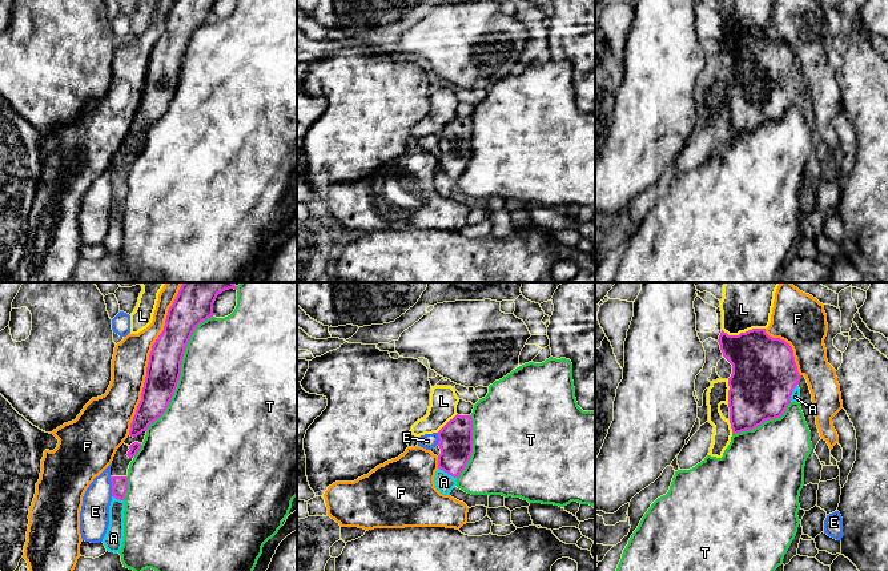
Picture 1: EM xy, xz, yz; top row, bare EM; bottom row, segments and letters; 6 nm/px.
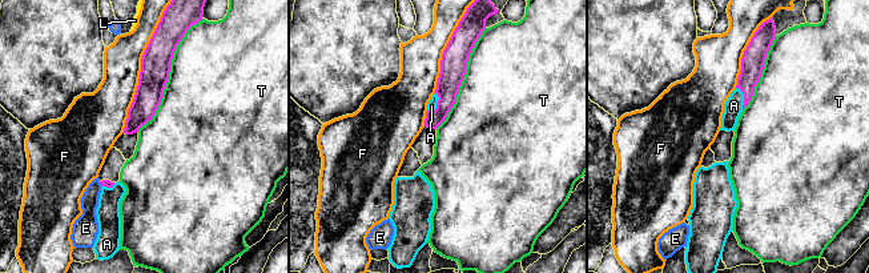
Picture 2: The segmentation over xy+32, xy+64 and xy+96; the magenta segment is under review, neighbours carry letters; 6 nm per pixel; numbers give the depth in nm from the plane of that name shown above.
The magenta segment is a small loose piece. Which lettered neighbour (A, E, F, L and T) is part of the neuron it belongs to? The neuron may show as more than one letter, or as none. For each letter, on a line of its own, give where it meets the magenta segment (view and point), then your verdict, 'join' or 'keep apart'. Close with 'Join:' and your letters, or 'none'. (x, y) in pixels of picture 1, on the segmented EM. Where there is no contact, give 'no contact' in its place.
A: xz (447, 473) | join
E: xy (112, 486) | keep apart
F: xy (149, 358) | keep apart
L: yz (743, 333) | keep apart
T: xy (180, 372) | keep apart
Join: A

